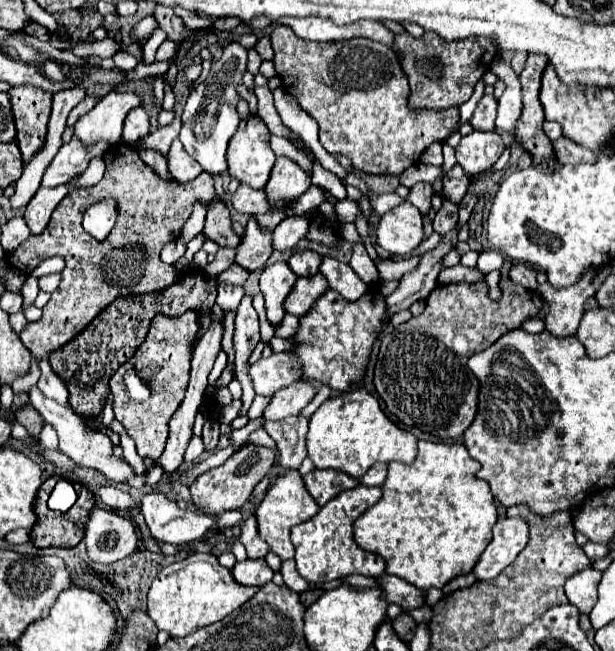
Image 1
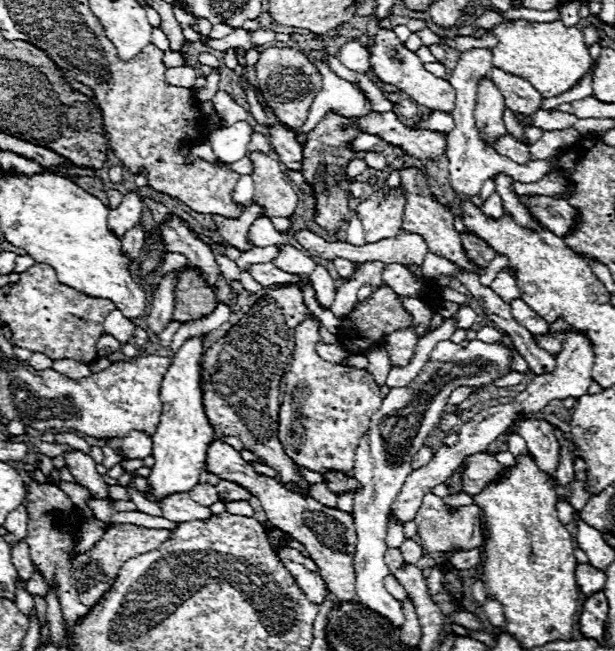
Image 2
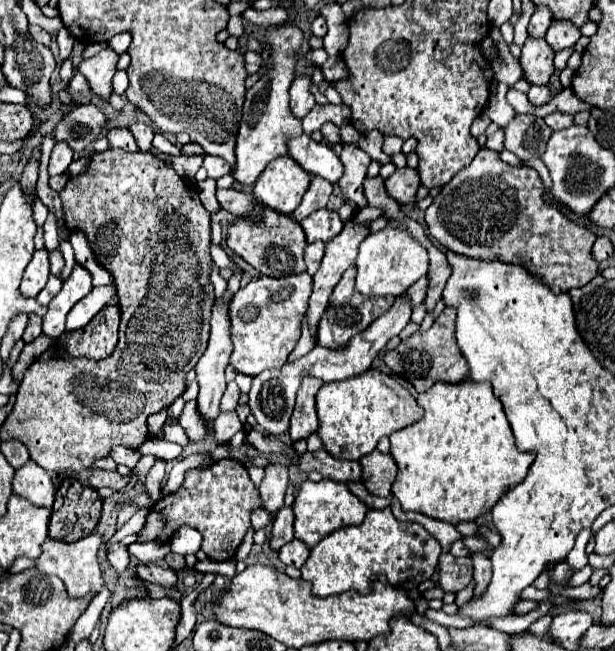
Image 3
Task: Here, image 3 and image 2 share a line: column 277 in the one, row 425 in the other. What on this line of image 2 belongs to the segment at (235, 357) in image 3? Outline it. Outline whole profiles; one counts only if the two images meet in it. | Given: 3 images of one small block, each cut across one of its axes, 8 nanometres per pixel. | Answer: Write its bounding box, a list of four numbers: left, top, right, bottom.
[278,316,382,472]

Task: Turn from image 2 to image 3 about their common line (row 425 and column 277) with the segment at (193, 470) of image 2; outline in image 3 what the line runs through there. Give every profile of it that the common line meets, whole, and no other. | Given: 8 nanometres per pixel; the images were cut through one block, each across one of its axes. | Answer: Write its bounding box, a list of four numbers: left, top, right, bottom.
[254,156,312,214]

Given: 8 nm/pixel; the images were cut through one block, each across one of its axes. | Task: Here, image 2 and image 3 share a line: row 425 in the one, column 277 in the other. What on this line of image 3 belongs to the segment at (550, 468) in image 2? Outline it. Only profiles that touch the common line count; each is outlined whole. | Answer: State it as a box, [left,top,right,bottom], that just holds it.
[270,506,294,550]

